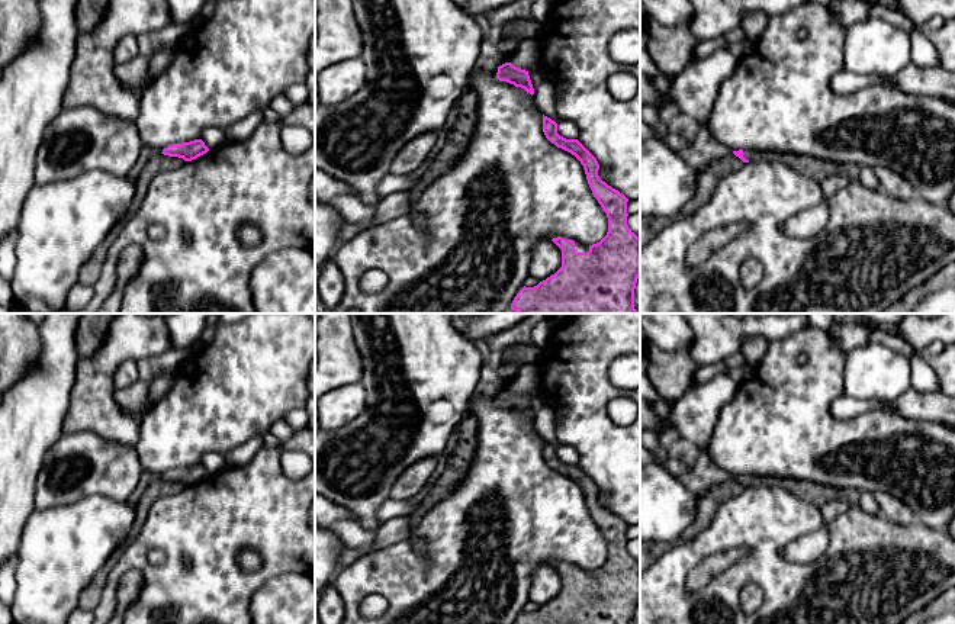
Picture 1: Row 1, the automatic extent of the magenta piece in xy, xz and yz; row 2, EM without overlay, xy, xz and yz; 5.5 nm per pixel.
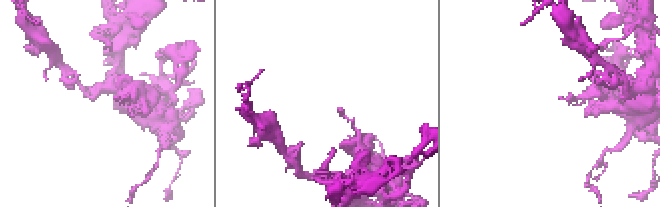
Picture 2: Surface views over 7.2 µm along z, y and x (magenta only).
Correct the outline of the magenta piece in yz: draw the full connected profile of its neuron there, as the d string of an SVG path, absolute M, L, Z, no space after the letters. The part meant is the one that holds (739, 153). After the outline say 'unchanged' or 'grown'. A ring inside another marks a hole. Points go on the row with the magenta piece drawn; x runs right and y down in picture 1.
M739 149L733 151L736 157L739 157L743 163L749 161L779 161L803 176L821 183L824 178L843 174L851 180L856 180L859 177L859 167L855 164L840 164L830 163L824 160L817 160L808 155L795 155L785 152L759 152L753 149Z | grown

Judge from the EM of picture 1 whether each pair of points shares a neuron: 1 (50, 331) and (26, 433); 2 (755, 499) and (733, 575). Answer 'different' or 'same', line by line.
1: same
2: same

